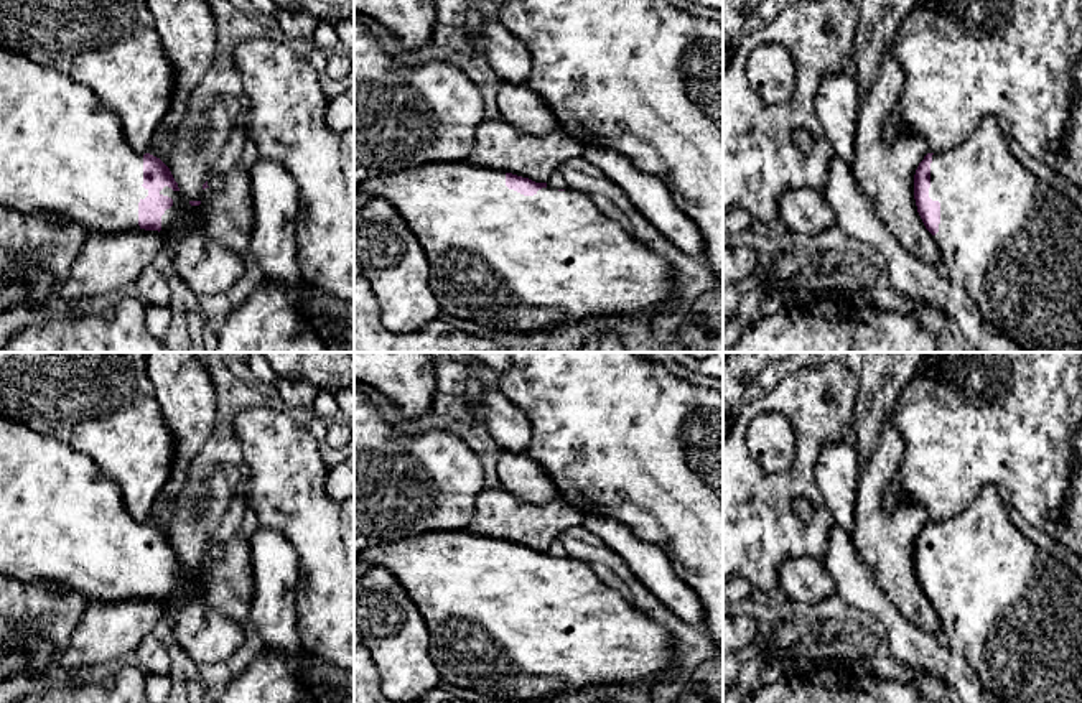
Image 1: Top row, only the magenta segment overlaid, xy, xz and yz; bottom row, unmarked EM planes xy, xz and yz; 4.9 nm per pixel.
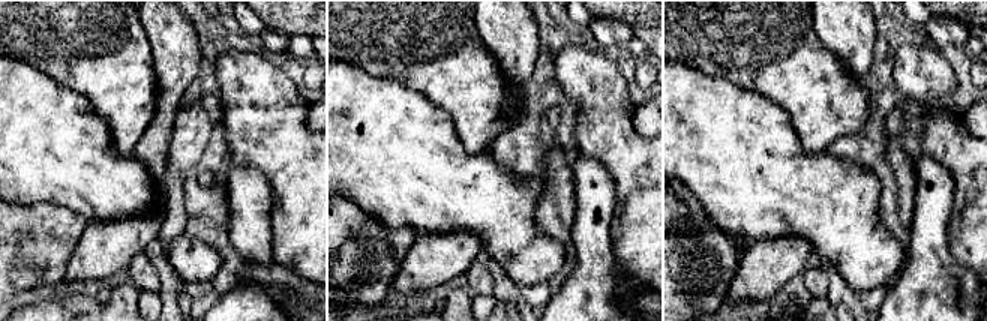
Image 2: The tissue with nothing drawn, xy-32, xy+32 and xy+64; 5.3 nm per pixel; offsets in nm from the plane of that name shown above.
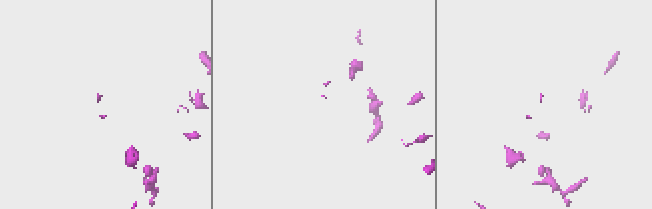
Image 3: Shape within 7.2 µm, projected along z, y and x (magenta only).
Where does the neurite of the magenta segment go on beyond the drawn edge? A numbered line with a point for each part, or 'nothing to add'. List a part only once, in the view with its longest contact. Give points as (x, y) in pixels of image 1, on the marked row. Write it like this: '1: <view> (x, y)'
1: yz (1013, 242)

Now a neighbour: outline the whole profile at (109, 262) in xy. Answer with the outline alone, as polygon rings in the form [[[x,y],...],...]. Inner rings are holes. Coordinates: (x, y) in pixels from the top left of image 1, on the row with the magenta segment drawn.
[[[163,230],[89,232],[58,295],[77,301],[133,286],[163,240]]]

